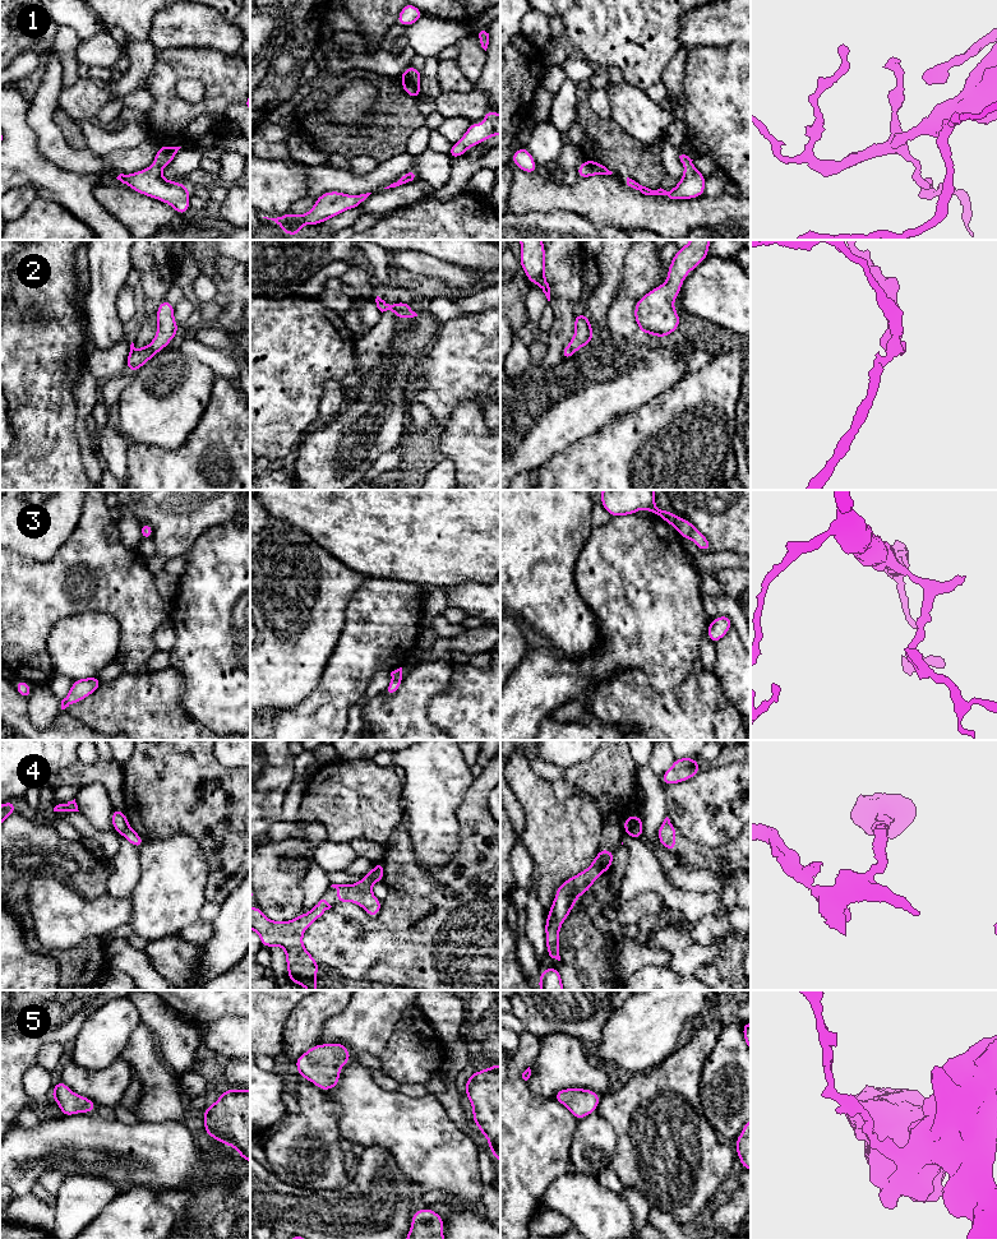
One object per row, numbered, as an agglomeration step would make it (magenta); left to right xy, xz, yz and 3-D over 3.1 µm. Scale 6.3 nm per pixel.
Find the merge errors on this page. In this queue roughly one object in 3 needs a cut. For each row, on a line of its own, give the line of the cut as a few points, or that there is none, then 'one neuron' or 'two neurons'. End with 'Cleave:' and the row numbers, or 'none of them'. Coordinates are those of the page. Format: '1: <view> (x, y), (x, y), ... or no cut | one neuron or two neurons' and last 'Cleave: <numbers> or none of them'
1: no cut | one neuron
2: no cut | one neuron
3: no cut | one neuron
4: yz (624, 826), (632, 830), (641, 830) | two neurons
5: no cut | one neuron
Cleave: 4

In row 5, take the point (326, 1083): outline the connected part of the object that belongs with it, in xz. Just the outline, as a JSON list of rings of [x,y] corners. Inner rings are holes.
[[[320,1044],[301,1054],[295,1065],[301,1078],[326,1092],[340,1085],[341,1067],[350,1060],[351,1055],[343,1044]]]

